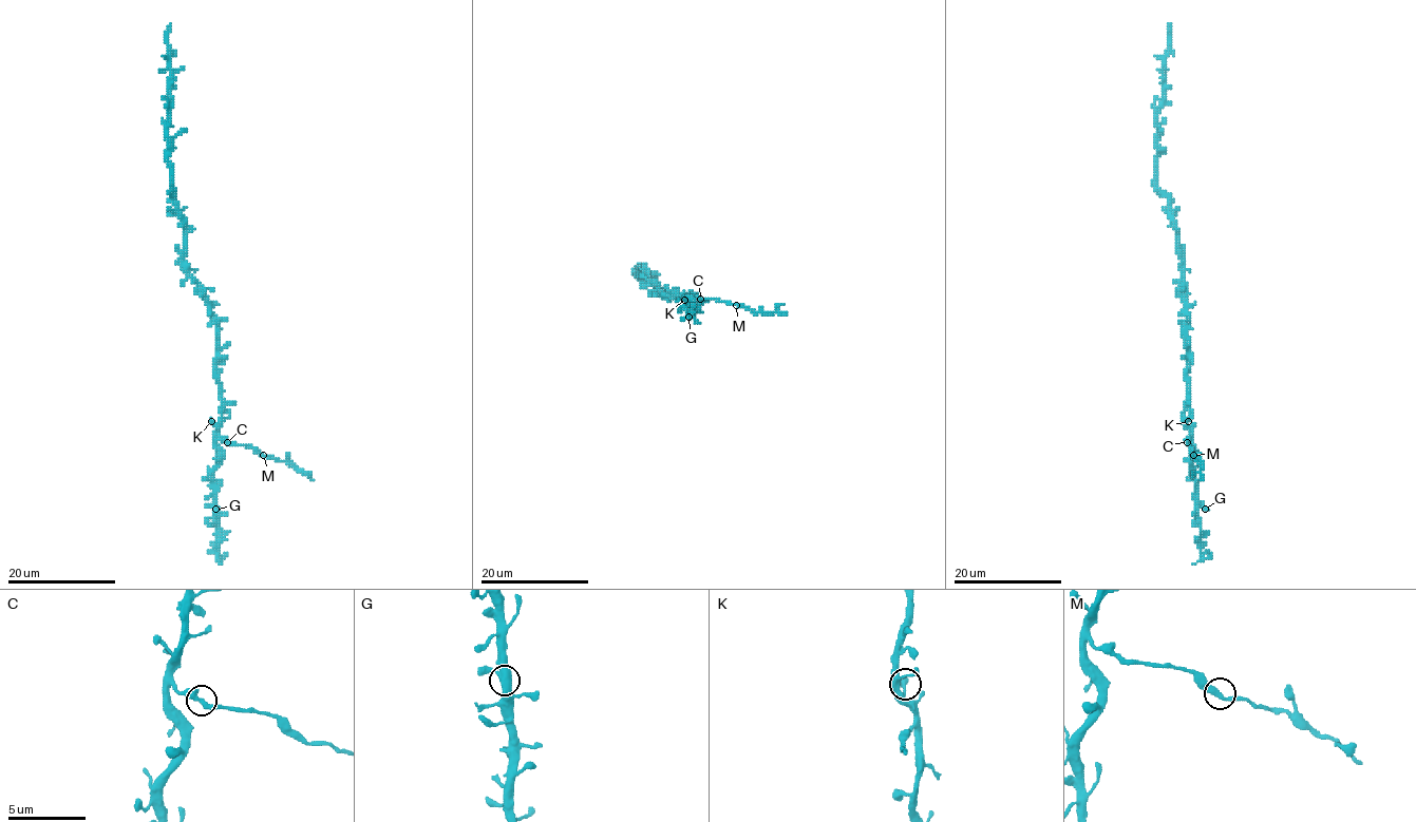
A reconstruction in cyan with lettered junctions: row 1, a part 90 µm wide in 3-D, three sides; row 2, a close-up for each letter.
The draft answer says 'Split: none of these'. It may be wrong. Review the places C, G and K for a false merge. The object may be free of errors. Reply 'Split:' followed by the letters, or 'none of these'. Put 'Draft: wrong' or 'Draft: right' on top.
Draft: wrong
Split: C

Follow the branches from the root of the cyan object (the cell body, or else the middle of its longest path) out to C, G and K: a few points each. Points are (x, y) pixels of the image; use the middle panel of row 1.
C: (679, 295), (690, 297), (692, 301), (695, 298), (690, 302), (701, 298)
G: (679, 295), (690, 297), (692, 301), (695, 298), (688, 302), (694, 303), (687, 305), (688, 317)
K: (679, 295), (690, 297), (692, 301), (695, 298), (684, 300)

